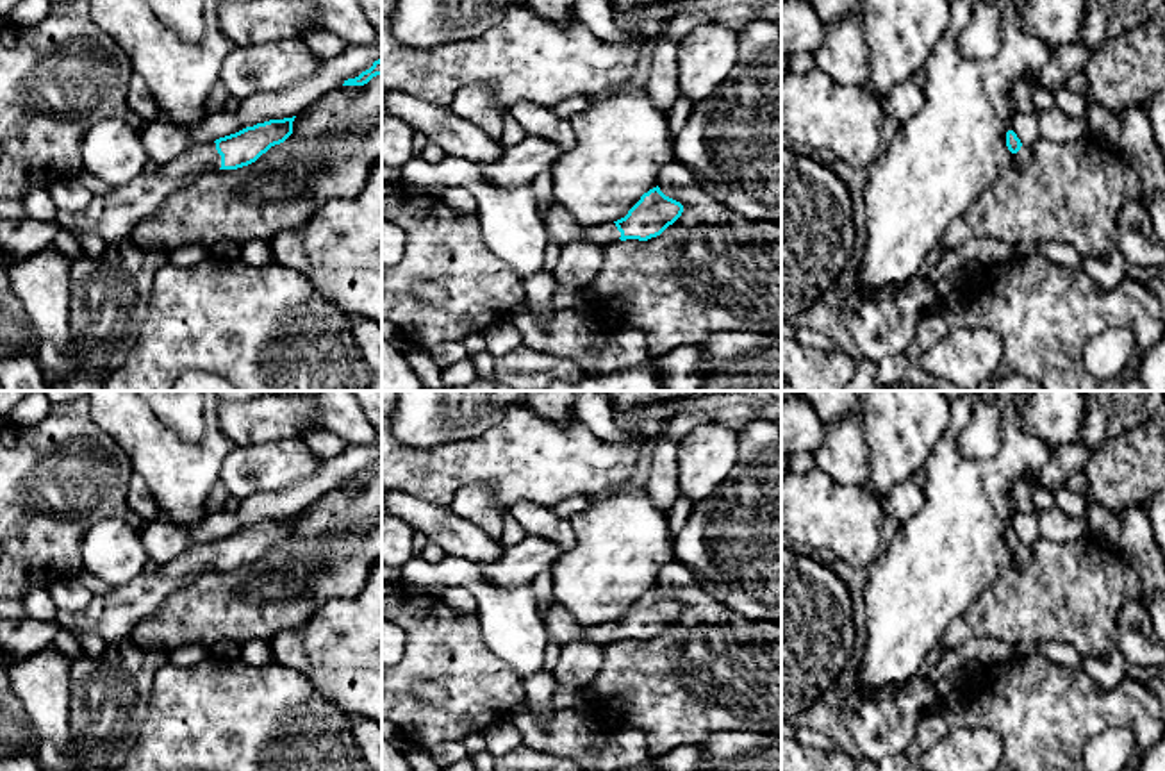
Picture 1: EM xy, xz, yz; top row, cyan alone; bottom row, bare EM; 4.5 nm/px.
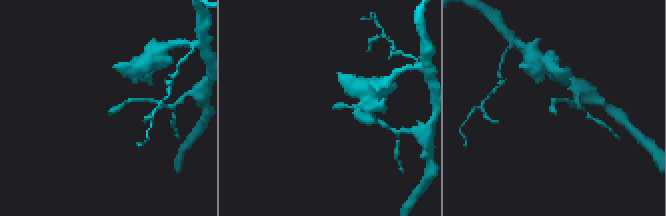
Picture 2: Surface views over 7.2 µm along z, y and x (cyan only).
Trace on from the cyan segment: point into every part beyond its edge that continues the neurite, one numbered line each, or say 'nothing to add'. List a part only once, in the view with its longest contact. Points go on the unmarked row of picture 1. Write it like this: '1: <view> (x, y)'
1: xy (115, 614)

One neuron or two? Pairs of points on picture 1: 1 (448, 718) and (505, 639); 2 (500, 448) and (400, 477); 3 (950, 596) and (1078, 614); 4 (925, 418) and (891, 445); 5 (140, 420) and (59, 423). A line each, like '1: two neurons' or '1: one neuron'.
1: two neurons
2: one neuron
3: two neurons
4: one neuron
5: two neurons

